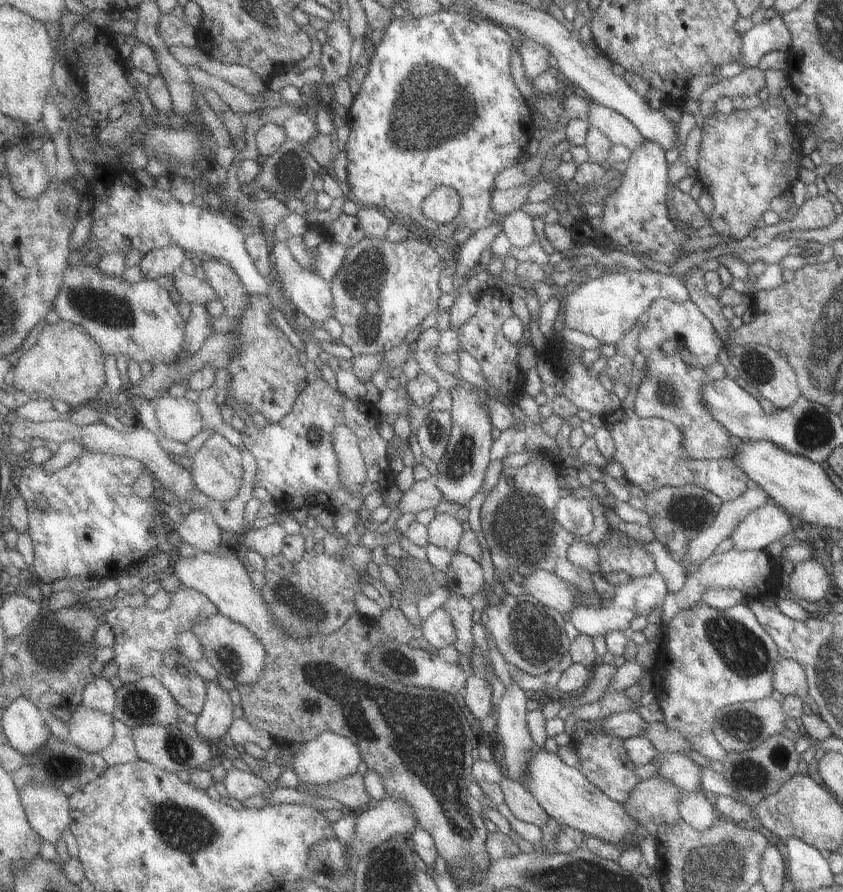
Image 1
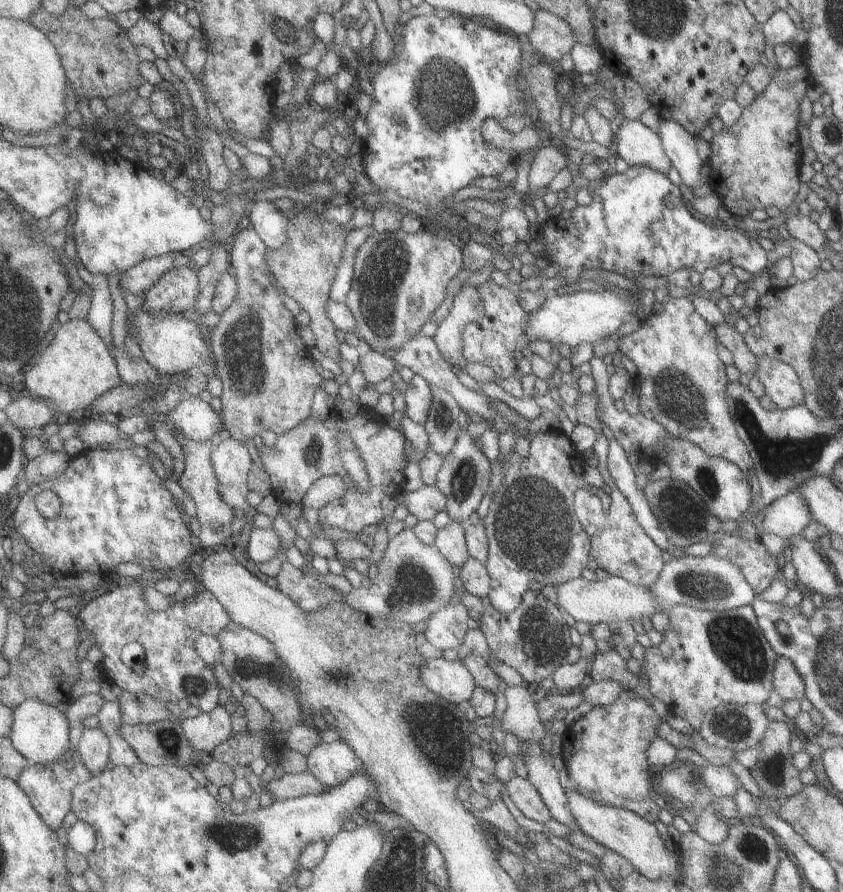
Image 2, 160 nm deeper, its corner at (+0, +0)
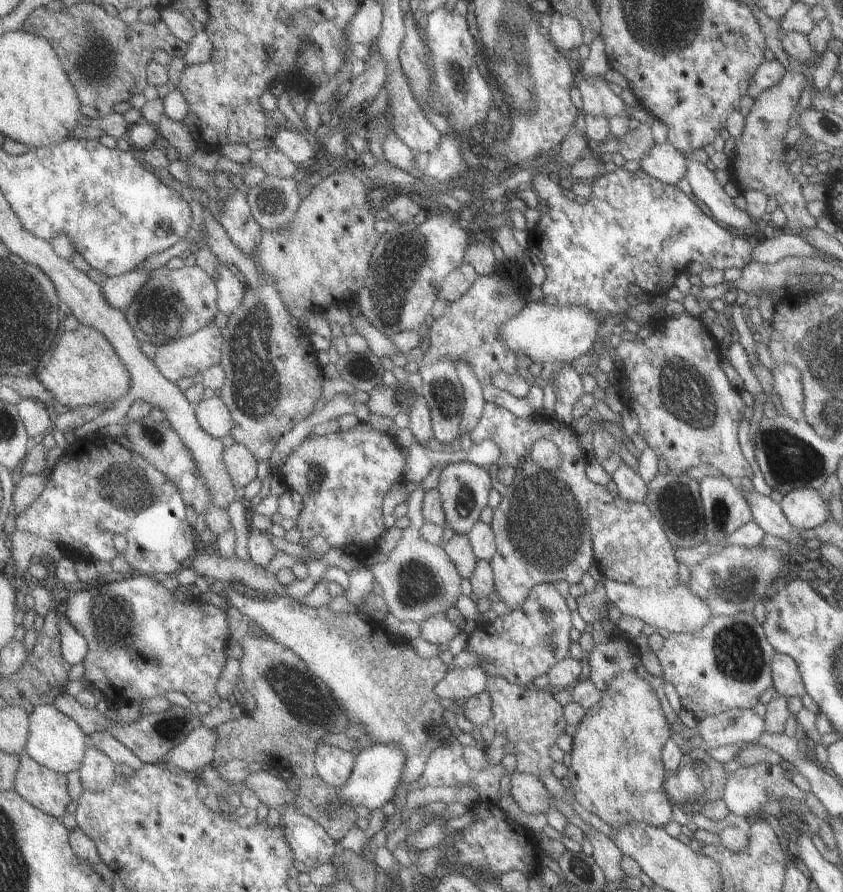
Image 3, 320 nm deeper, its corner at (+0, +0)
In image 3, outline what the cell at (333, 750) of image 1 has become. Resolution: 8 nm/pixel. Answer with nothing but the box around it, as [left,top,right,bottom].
[316,745,357,789]

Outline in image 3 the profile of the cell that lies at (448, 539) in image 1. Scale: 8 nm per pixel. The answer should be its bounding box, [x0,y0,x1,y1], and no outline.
[442,532,478,579]

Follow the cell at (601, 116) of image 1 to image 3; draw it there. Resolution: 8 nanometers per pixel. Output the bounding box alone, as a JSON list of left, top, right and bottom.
[638,143,685,185]

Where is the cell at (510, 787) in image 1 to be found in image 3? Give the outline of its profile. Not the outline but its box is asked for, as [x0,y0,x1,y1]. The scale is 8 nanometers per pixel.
[509,774,550,815]

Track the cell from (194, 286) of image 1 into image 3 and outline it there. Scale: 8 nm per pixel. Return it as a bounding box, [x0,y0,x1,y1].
[126,265,219,348]

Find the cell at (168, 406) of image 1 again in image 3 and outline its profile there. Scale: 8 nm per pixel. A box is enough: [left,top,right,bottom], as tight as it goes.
[195,396,233,438]

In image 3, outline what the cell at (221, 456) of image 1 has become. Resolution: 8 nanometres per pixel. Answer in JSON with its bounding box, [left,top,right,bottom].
[223,443,258,493]

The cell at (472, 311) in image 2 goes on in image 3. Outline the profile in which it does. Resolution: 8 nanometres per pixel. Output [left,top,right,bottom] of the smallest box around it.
[453,360,486,442]

